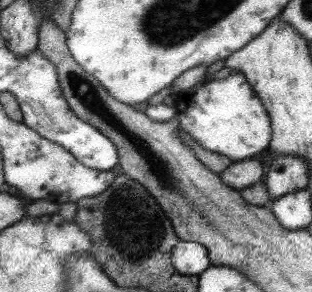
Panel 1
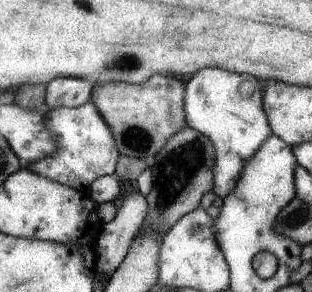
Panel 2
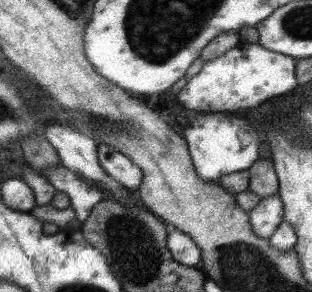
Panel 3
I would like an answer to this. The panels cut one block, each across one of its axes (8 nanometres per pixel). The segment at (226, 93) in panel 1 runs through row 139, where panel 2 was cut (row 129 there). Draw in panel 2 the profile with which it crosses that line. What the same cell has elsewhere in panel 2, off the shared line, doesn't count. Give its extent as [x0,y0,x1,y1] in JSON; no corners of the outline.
[181,68,273,200]

